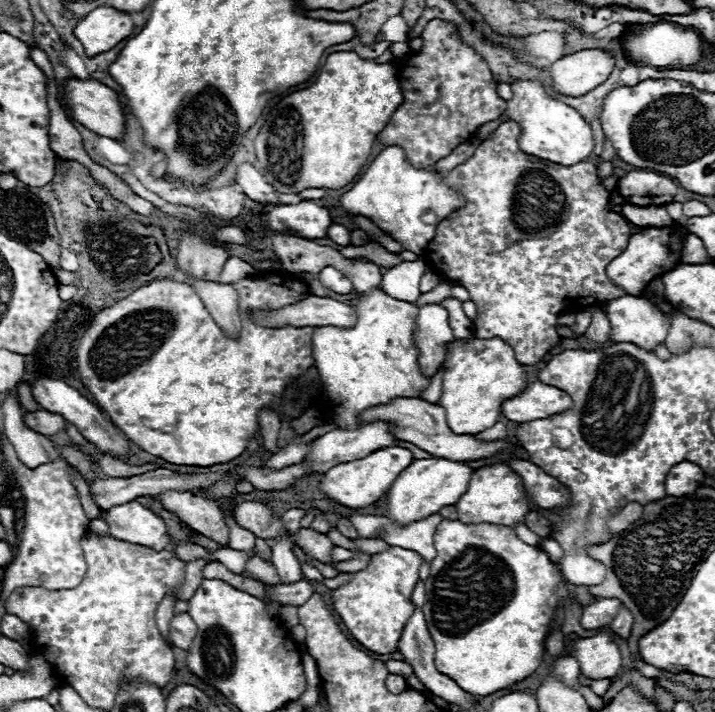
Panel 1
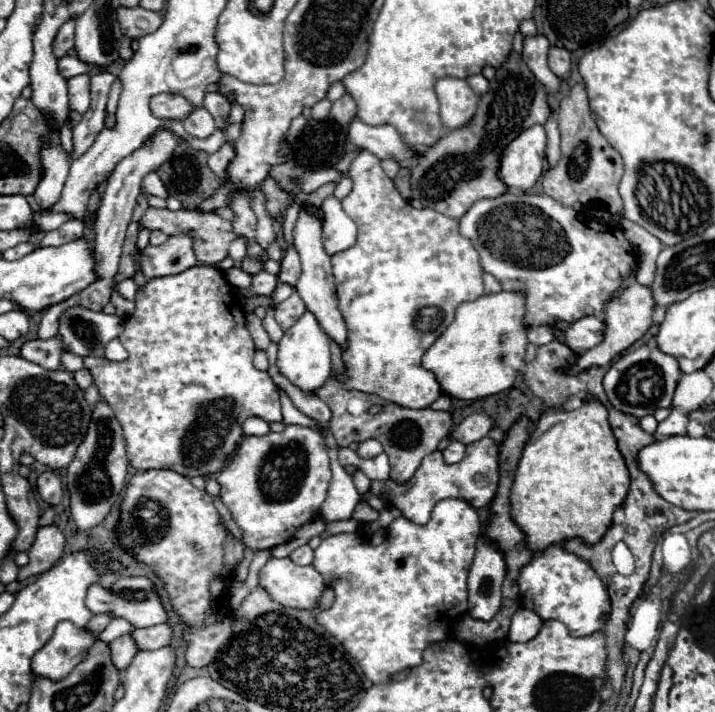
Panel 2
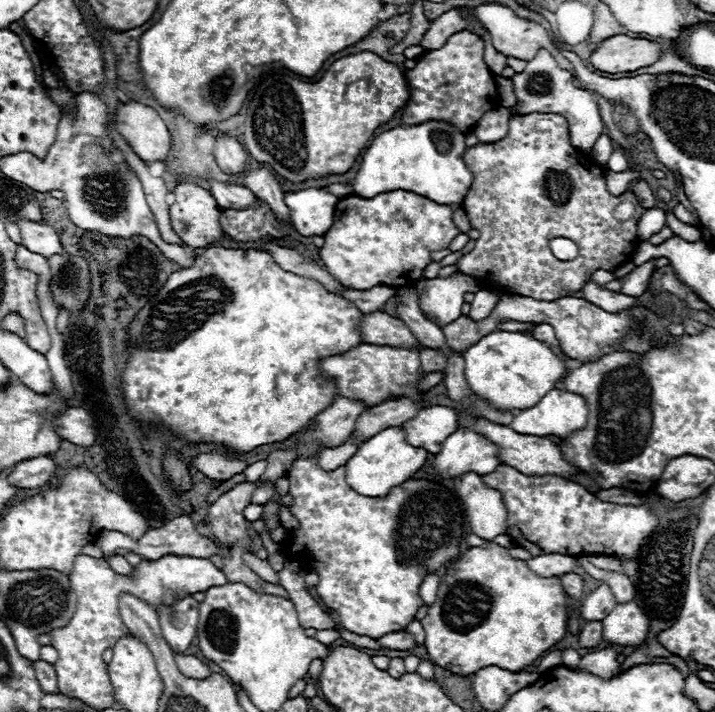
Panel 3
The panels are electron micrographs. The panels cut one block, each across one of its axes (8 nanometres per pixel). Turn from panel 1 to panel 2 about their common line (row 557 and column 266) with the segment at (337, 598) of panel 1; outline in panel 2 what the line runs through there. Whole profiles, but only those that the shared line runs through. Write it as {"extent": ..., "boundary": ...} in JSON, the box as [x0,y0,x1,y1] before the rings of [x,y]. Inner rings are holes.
{"extent":[84,264,282,478],"boundary":[[[196,264],[180,274],[174,276],[164,276],[164,278],[156,278],[146,282],[144,290],[140,290],[136,294],[136,310],[126,318],[124,322],[124,332],[120,334],[120,342],[124,344],[124,348],[128,350],[128,360],[124,362],[110,362],[106,358],[96,358],[96,356],[86,356],[84,358],[84,366],[90,370],[94,384],[98,386],[100,394],[104,400],[108,400],[108,404],[112,404],[112,410],[116,412],[116,418],[120,420],[122,428],[124,428],[124,438],[126,438],[126,450],[128,450],[128,458],[130,464],[136,470],[152,470],[152,468],[166,468],[166,470],[174,470],[182,476],[194,478],[194,476],[210,476],[216,474],[224,468],[226,460],[232,456],[232,452],[236,450],[236,446],[242,440],[242,422],[248,416],[272,416],[272,422],[282,420],[282,408],[280,408],[280,394],[276,390],[274,380],[268,376],[268,372],[260,372],[254,368],[252,358],[254,358],[254,342],[250,338],[250,332],[246,328],[246,318],[242,314],[242,308],[234,302],[230,302],[230,284],[226,282],[222,270],[218,270],[216,266],[206,266],[206,264]]]}

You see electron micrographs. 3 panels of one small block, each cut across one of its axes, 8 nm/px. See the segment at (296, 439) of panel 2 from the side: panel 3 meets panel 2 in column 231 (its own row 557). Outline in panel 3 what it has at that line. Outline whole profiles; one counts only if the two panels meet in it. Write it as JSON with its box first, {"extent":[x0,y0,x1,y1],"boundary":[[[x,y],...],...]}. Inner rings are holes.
{"extent":[422,542,572,676],"boundary":[[[494,542],[490,548],[470,548],[458,558],[458,562],[452,562],[446,574],[440,578],[438,598],[422,618],[426,632],[424,646],[434,664],[454,674],[468,676],[484,666],[498,666],[508,672],[520,672],[566,636],[568,612],[572,604],[568,596],[566,606],[566,596],[568,594],[556,576],[536,576],[528,570],[524,560],[510,558],[508,548],[502,548]]]}

